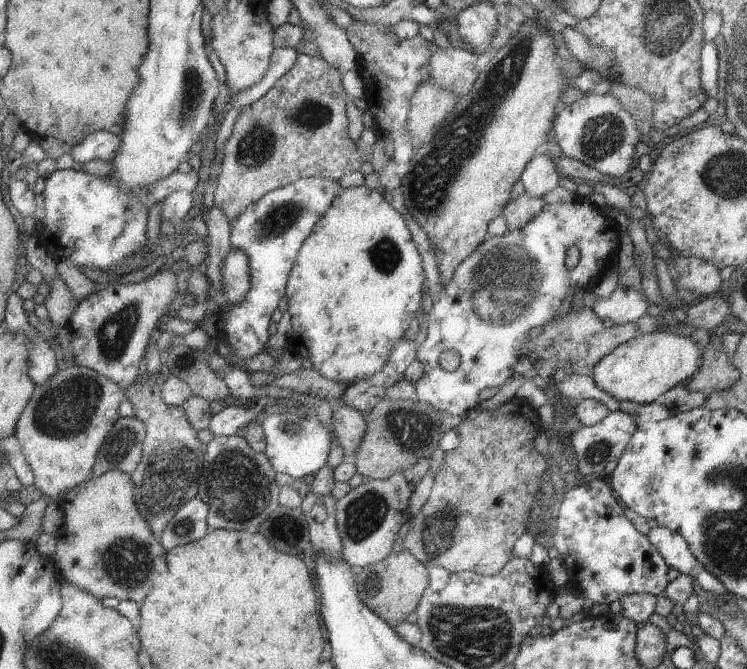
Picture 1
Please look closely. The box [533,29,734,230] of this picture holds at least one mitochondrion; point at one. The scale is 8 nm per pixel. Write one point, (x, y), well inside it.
(602, 134)

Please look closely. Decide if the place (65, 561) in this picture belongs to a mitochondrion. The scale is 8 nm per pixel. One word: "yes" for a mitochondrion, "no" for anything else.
no

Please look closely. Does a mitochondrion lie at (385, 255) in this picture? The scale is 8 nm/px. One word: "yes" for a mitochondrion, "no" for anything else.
yes

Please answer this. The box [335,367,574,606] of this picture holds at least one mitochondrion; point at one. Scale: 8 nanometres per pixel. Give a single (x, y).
(413, 432)

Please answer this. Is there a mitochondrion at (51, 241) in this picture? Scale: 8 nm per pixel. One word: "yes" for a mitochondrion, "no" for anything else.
no

